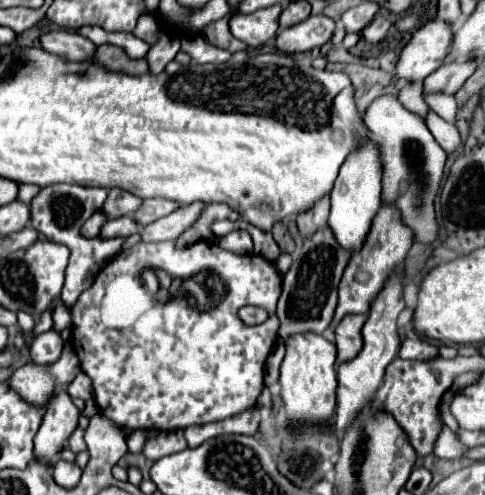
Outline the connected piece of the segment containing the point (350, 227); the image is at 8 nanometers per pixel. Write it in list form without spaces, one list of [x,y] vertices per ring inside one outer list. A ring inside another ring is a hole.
[[[366,142],[358,152],[350,154],[348,160],[342,164],[330,194],[332,208],[330,208],[328,226],[334,238],[338,240],[338,244],[350,254],[358,252],[358,248],[362,248],[362,244],[366,242],[366,232],[370,232],[370,224],[378,214],[382,202],[380,192],[382,192],[382,166],[378,160],[378,150],[374,148],[374,144]]]

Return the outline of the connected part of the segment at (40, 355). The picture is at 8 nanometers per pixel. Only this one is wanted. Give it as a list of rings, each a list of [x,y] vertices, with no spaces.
[[[56,330],[44,332],[40,336],[36,336],[36,340],[30,346],[30,358],[34,364],[46,366],[46,364],[54,364],[58,362],[60,354],[62,354],[62,346],[64,340],[60,338],[60,334]]]

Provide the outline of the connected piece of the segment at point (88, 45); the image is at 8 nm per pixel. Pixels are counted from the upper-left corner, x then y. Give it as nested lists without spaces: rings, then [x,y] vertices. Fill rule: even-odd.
[[[62,28],[42,32],[40,46],[44,50],[54,52],[54,54],[68,58],[68,60],[90,58],[90,56],[94,56],[94,48],[96,48],[86,36],[72,32],[72,30],[62,30]]]

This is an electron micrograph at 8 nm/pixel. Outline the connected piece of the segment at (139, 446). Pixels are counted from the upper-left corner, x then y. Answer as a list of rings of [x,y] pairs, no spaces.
[[[134,430],[134,432],[126,438],[126,442],[128,442],[128,452],[140,454],[140,452],[144,450],[146,440],[148,440],[148,432],[146,432],[146,430]]]

